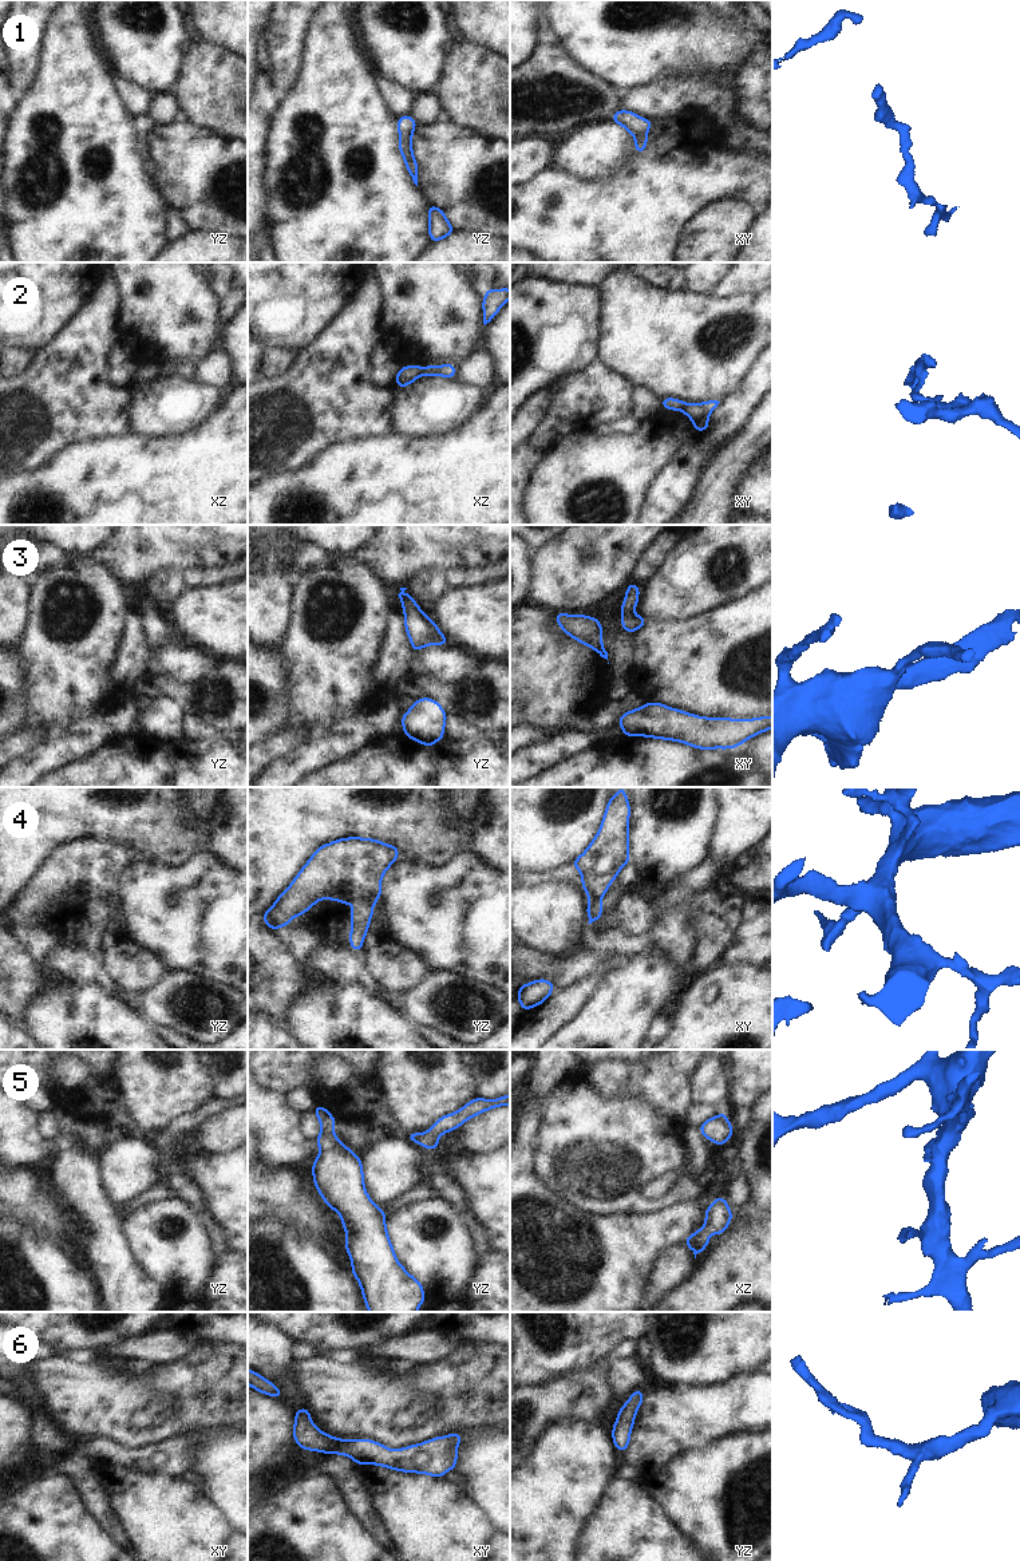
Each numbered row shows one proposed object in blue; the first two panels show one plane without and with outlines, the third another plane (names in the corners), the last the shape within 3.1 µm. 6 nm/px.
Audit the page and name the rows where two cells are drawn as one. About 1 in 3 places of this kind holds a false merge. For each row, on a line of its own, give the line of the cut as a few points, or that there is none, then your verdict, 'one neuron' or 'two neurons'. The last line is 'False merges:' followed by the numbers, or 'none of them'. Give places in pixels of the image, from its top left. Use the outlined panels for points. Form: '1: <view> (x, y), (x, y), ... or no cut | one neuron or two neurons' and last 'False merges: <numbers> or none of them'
1: no cut | one neuron
2: xy (686, 403), (680, 410) | two neurons
3: no cut | one neuron
4: yz (374, 901), (364, 900), (360, 902) | two neurons
5: no cut | one neuron
6: no cut | one neuron
False merges: 2, 4

